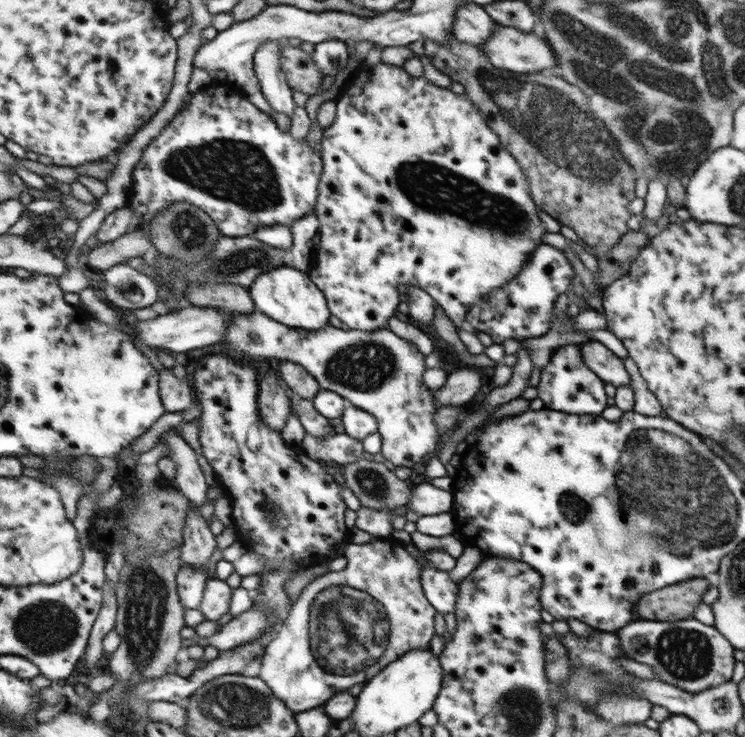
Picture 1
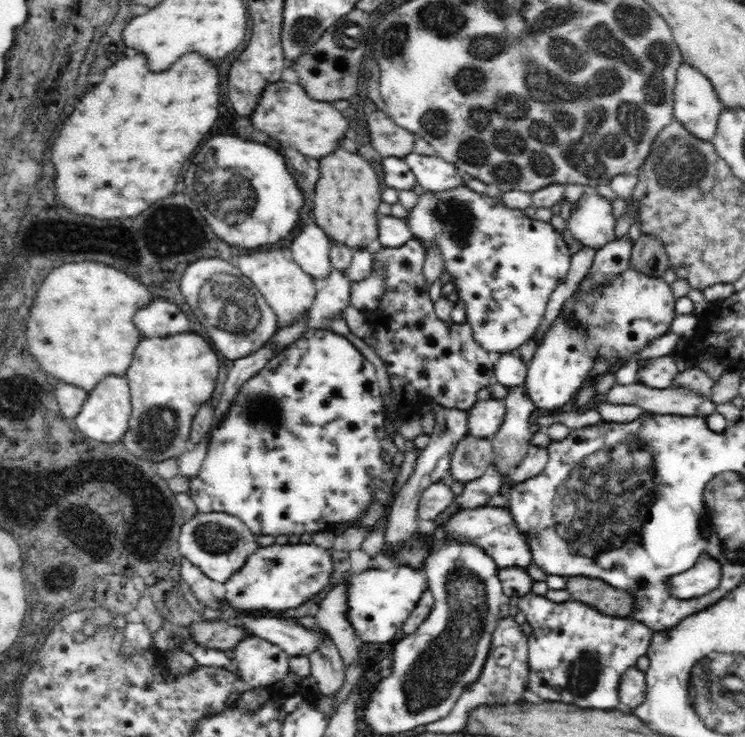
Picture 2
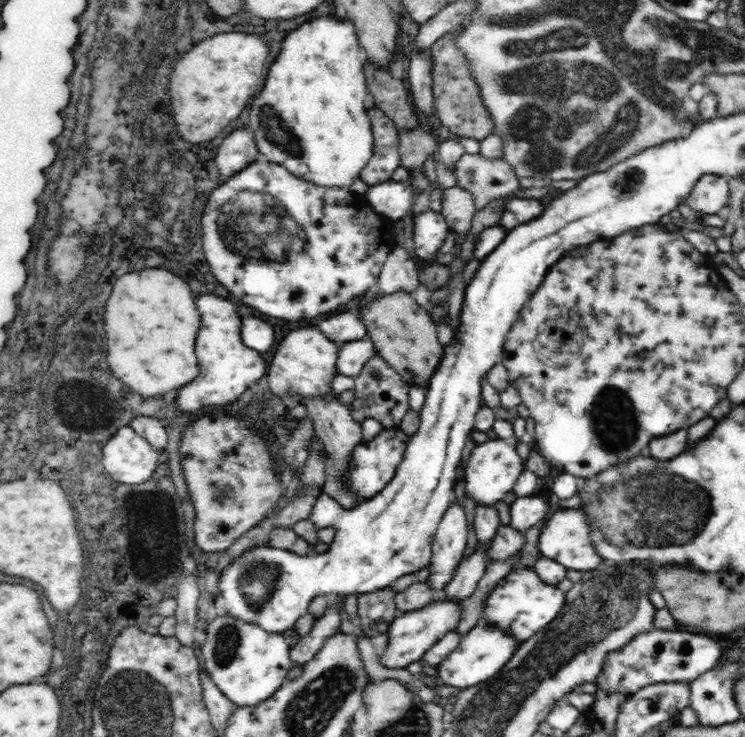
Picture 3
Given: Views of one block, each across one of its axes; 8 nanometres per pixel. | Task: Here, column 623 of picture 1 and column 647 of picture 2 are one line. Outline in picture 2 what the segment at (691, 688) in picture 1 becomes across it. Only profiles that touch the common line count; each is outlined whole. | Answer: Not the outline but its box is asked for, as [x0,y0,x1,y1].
[518,596,654,710]

